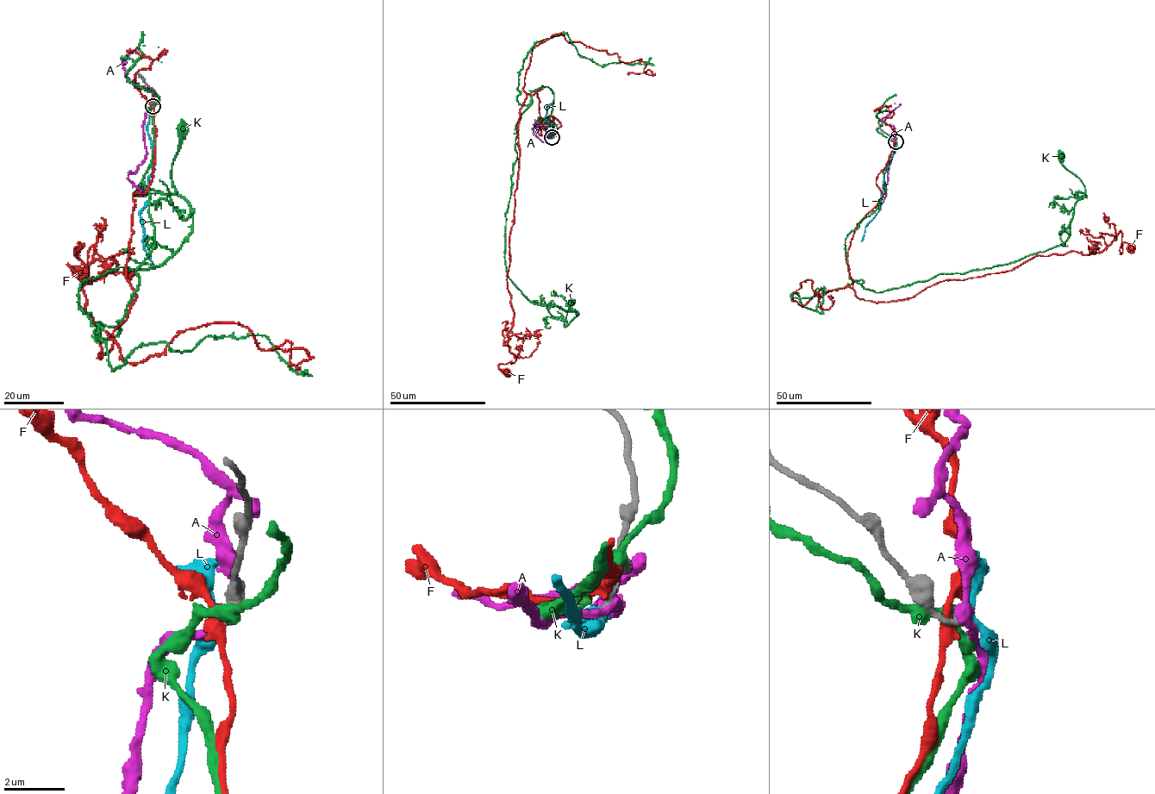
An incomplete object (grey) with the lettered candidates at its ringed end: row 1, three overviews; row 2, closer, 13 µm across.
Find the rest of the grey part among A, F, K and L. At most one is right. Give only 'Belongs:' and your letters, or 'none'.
Belongs: none

